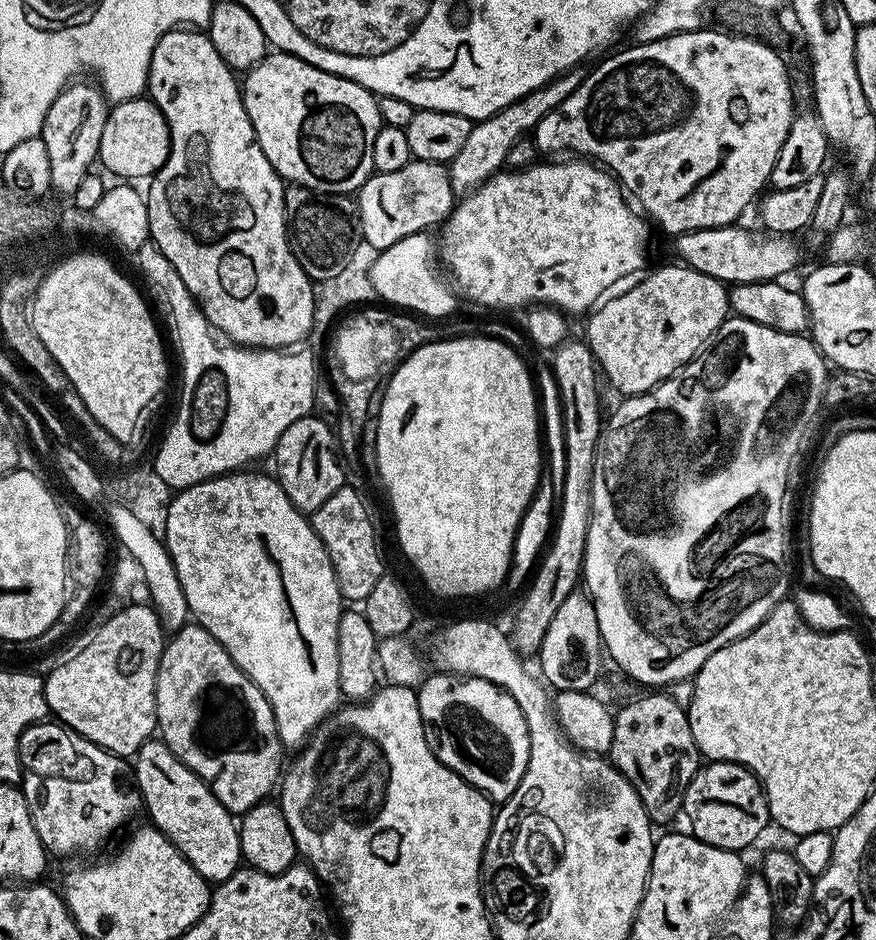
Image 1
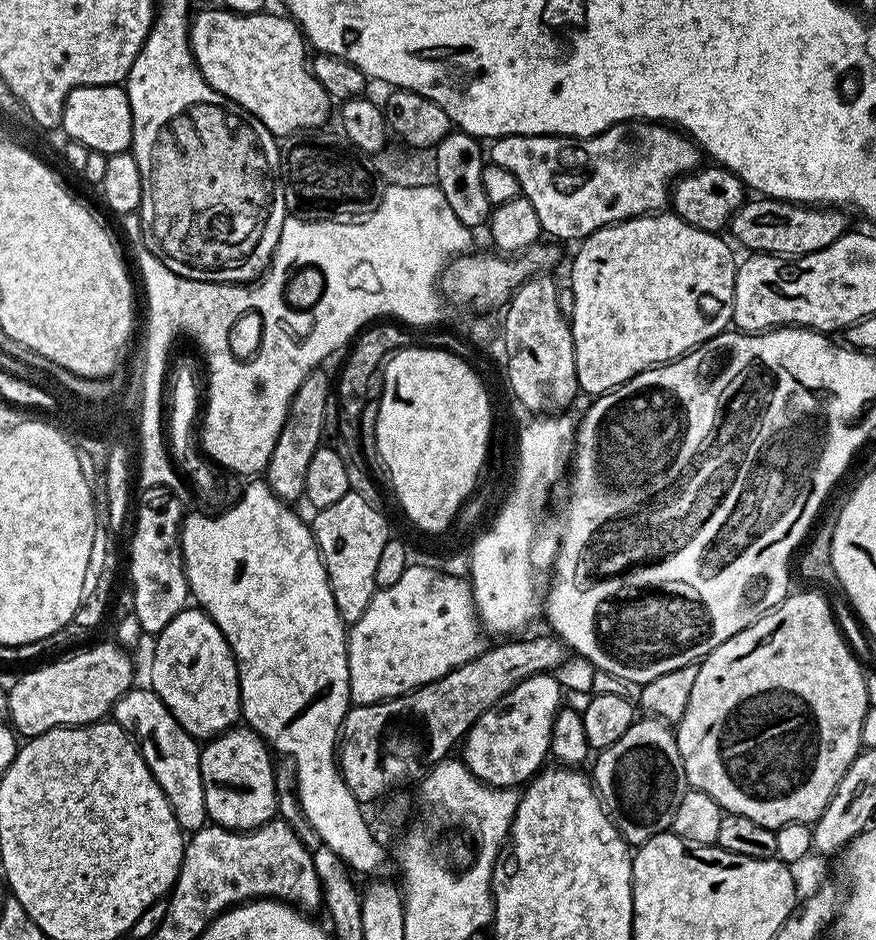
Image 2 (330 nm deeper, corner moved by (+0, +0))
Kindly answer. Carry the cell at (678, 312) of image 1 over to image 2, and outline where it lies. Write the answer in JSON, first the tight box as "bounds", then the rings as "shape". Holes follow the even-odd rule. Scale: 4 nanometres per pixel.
{"bounds":[570,214,738,396],"shape":[[[649,214],[600,228],[579,241],[572,260],[570,323],[576,387],[583,395],[602,396],[647,368],[679,360],[732,324],[738,259],[722,237],[698,230],[675,214]]]}

